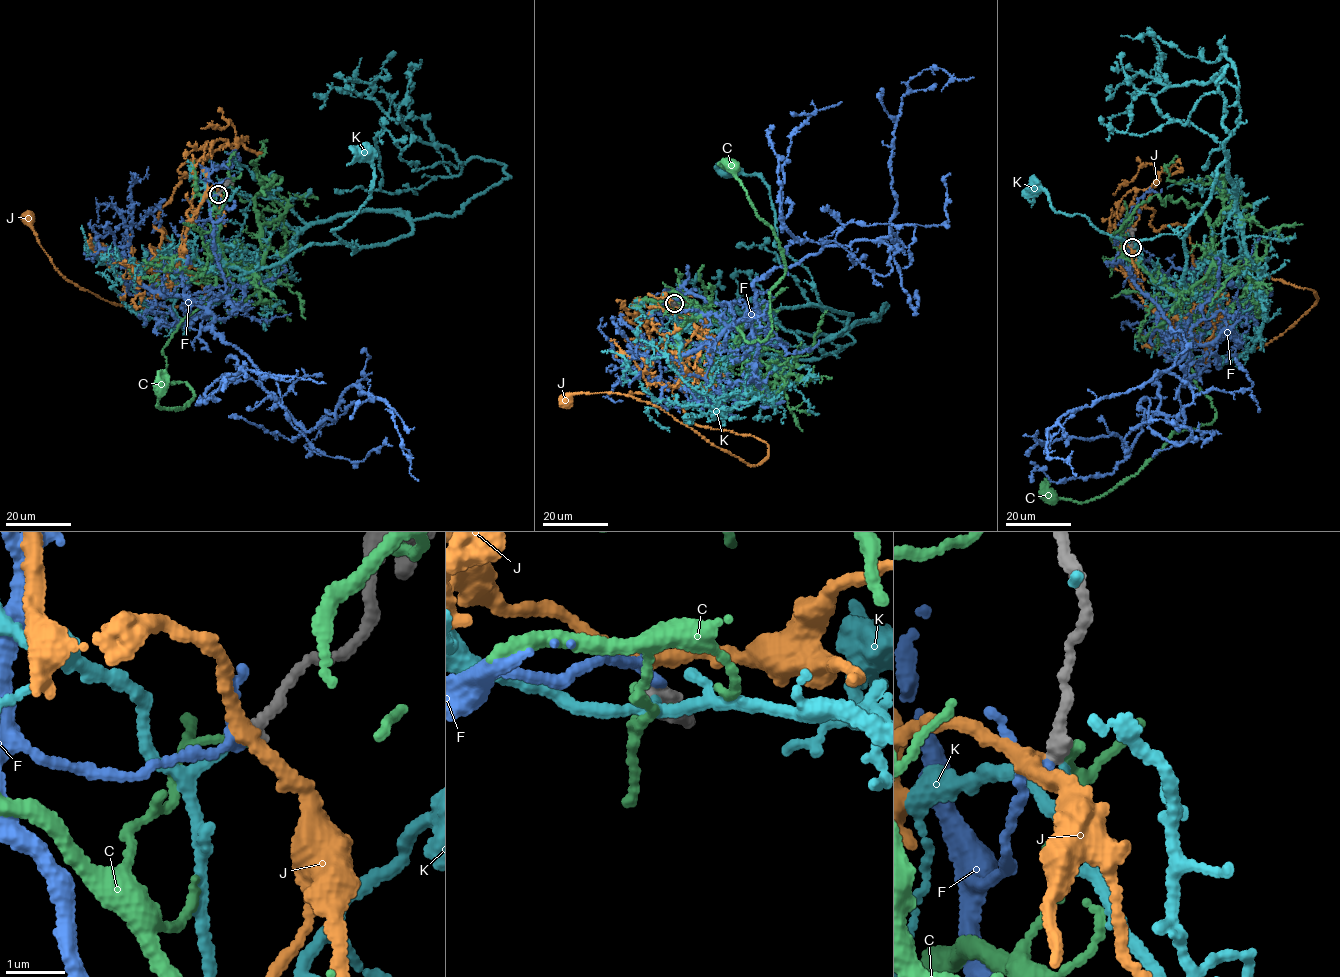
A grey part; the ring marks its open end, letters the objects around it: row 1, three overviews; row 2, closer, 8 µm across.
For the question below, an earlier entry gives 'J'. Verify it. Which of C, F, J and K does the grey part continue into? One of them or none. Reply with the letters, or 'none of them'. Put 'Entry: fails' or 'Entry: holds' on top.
Entry: fails
K

